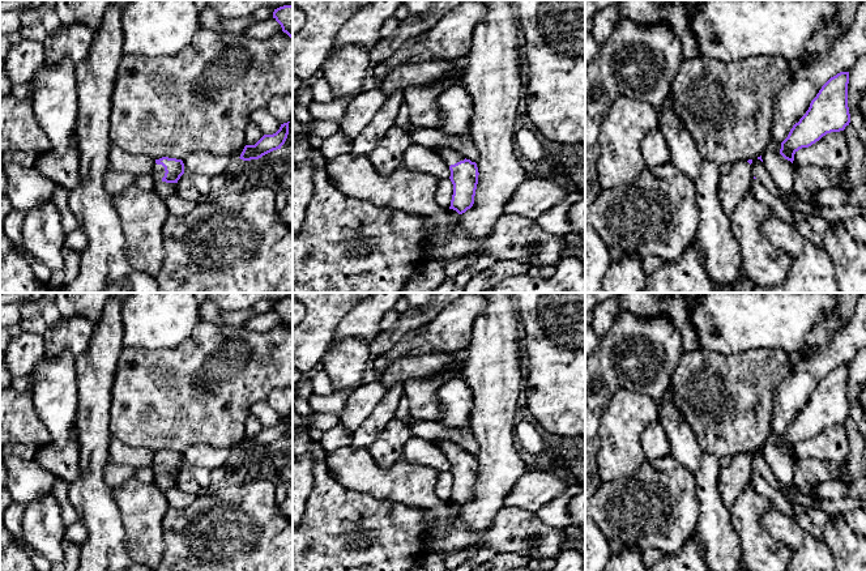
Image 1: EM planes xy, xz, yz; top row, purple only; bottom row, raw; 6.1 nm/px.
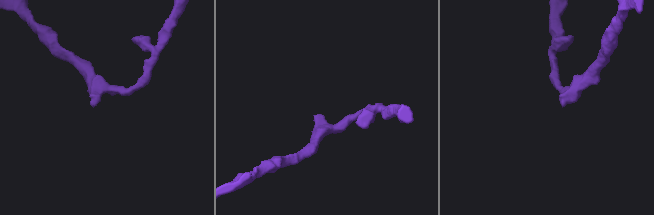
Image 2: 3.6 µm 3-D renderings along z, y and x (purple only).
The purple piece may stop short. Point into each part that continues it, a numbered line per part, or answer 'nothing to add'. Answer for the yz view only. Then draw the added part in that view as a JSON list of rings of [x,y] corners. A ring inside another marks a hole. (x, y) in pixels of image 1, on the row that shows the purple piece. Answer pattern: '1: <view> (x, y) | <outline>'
1: yz (733, 187) | [[[737,161],[726,175],[718,182],[718,197],[726,214],[730,217],[741,200],[751,193],[754,180],[751,165],[747,161]]]

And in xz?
1: xz (449, 156) | [[[449,146],[439,148],[436,152],[448,166],[465,159],[458,152]]]

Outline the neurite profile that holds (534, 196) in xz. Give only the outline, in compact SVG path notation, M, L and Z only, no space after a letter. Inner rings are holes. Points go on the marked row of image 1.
M525 179L503 208L504 214L537 220L567 196L567 187L549 179Z

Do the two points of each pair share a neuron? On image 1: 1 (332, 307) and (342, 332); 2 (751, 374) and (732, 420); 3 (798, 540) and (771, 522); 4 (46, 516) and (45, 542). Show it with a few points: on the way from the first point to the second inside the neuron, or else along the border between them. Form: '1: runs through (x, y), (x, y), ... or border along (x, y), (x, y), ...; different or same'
1: border along (355, 306), (342, 319), (332, 340); different
2: runs through (741, 386), (734, 393), (734, 408); same
3: runs through (792, 535), (777, 524); same
4: runs through (45, 523), (45, 536); same

